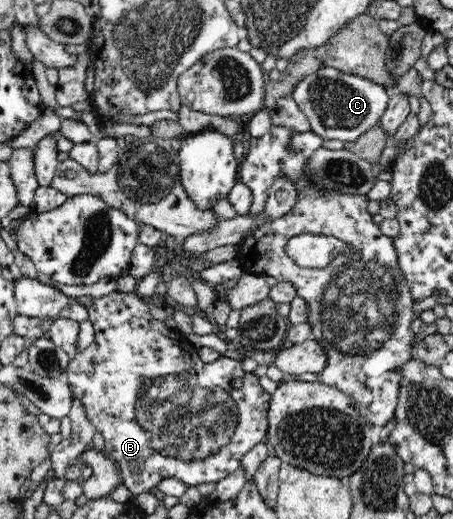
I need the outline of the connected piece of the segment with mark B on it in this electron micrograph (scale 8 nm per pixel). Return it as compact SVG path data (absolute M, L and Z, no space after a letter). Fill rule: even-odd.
M116 290L113 293L103 295L91 303L87 314L87 320L91 322L93 329L95 329L94 342L83 352L75 354L74 358L69 362L64 378L68 380L75 399L82 403L87 418L93 423L97 432L101 432L104 436L105 446L103 452L118 466L120 483L129 489L133 496L136 497L146 492L155 491L159 482L162 482L165 478L175 478L187 484L188 487L195 488L199 484L211 482L216 484L219 480L229 476L229 474L233 474L235 470L239 470L241 459L247 450L251 450L255 444L265 442L269 426L267 417L271 396L263 390L256 375L243 370L242 361L225 358L223 355L214 362L203 362L203 360L200 360L197 350L190 345L189 340L184 336L180 336L180 332L177 329L168 328L164 322L155 320L149 313L149 305L146 303L145 298L134 291L121 292ZM235 377L243 380L241 390L230 390L229 383Z

